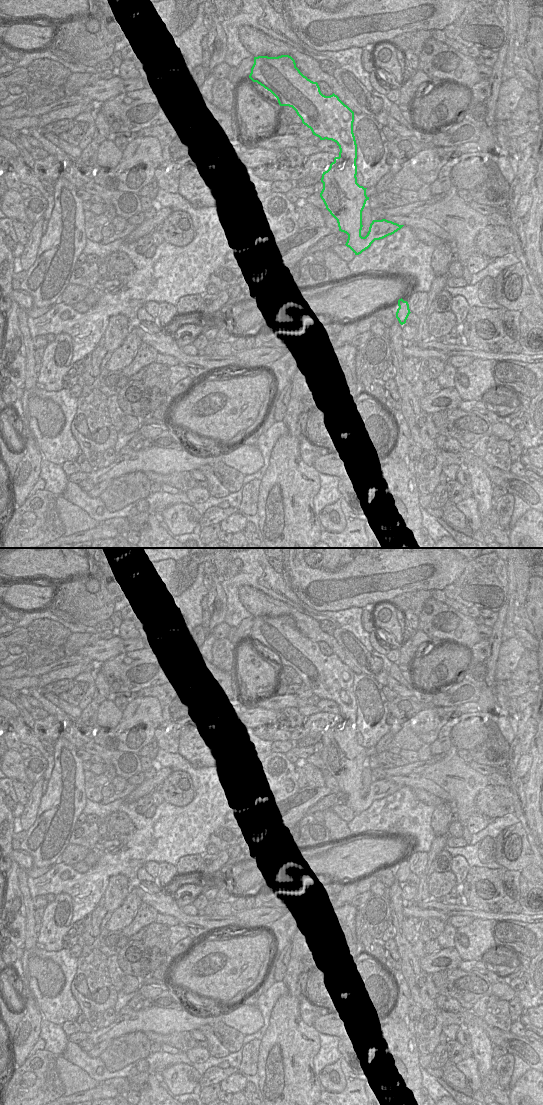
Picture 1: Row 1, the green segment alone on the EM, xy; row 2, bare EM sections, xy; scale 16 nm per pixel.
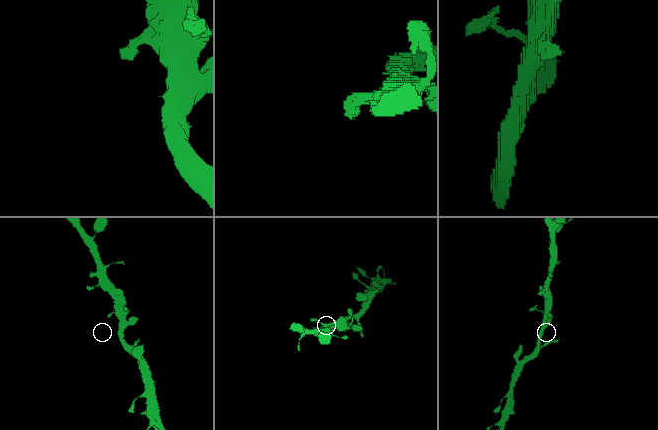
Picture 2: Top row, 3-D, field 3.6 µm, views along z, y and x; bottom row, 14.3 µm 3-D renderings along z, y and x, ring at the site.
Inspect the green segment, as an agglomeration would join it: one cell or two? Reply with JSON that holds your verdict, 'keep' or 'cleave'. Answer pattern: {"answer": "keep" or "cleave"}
{"answer": "keep"}

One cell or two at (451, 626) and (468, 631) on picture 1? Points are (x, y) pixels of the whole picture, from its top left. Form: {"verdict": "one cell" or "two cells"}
{"verdict": "one cell"}

